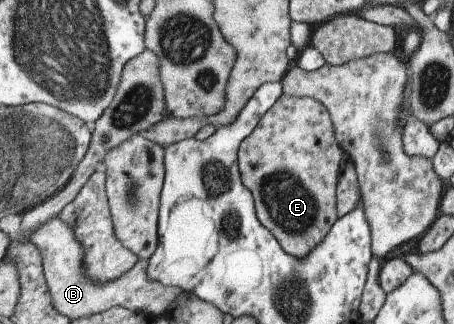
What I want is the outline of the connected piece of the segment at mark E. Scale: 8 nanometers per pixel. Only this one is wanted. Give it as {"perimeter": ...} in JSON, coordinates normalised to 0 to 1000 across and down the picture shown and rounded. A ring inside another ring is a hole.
{"perimeter":[[[632,290],[617,293],[599,333],[573,364],[564,395],[526,444],[522,497],[531,559],[557,605],[564,667],[637,787],[672,793],[711,744],[747,670],[740,571],[753,531],[756,475],[716,327],[683,299],[641,299]]]}

